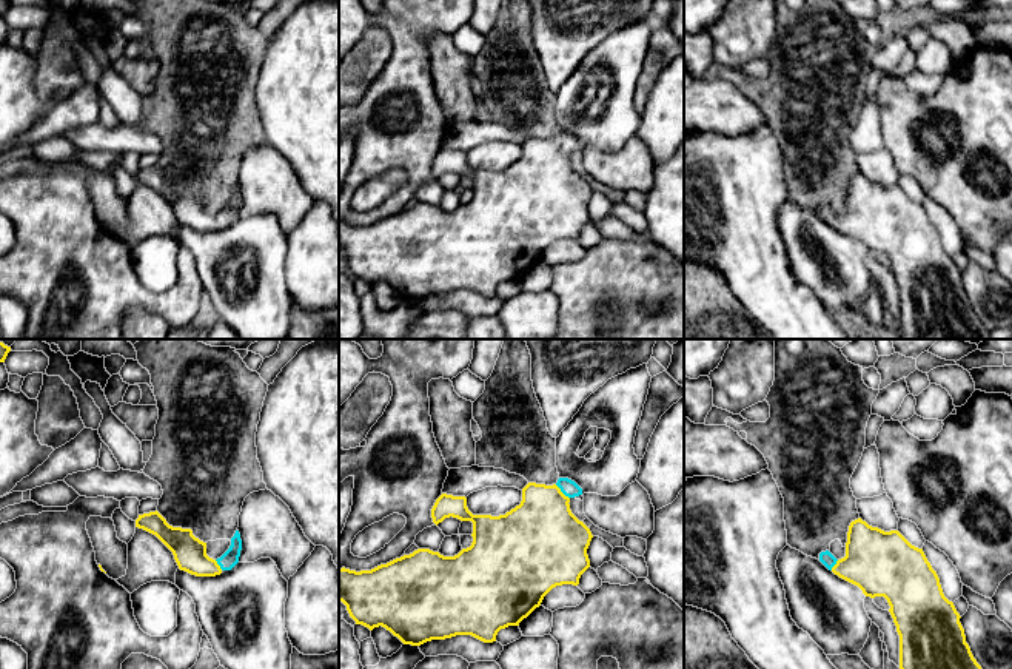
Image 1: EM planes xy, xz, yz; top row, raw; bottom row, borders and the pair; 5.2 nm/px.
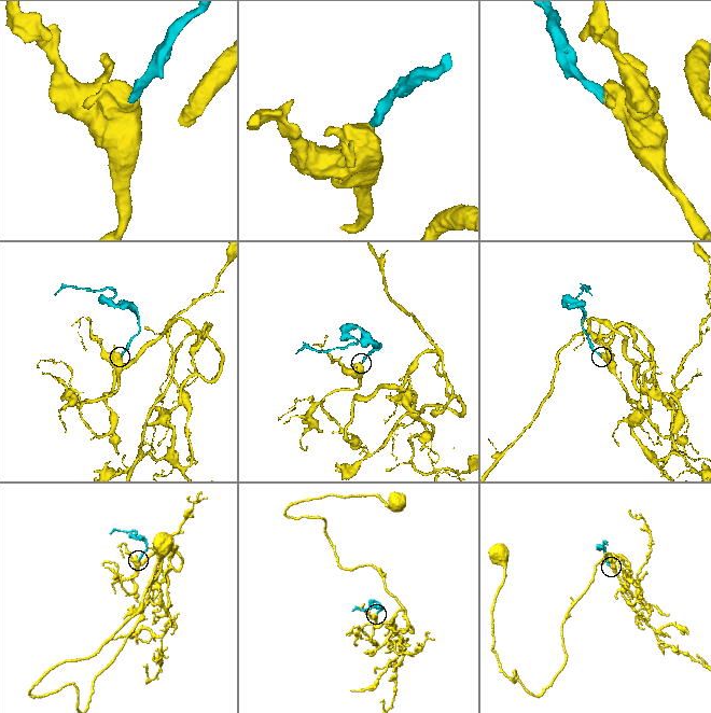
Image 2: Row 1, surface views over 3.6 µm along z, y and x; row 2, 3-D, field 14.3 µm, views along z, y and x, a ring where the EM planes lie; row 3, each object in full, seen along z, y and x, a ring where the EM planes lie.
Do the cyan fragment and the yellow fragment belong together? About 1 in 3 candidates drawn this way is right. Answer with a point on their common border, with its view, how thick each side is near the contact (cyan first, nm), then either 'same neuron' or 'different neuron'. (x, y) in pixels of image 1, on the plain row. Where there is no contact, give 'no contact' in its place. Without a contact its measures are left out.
meets cyan in xz at (562, 147); 90 nm thick on the cyan side, 380 nm on the other; same neuron

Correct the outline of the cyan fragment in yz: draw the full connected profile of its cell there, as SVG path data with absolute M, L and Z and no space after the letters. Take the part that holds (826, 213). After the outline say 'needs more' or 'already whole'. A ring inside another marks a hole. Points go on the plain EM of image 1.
M861 173L849 180L846 211L836 214L829 205L819 208L819 216L839 233L858 240L866 251L884 251L900 290L900 324L903 339L992 339L966 298L960 268L941 244L940 233L927 216L923 203L912 200L898 185L884 187L869 180Z | needs more

